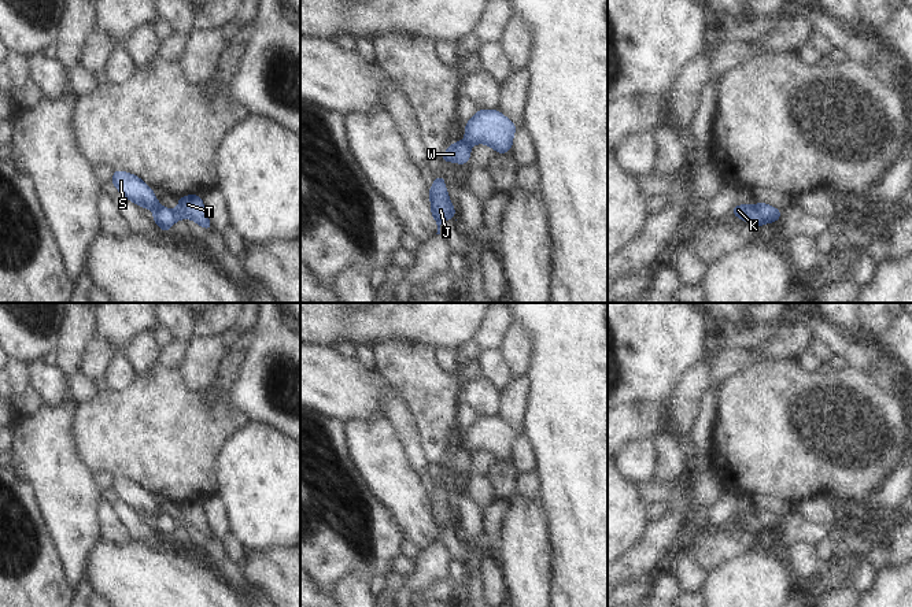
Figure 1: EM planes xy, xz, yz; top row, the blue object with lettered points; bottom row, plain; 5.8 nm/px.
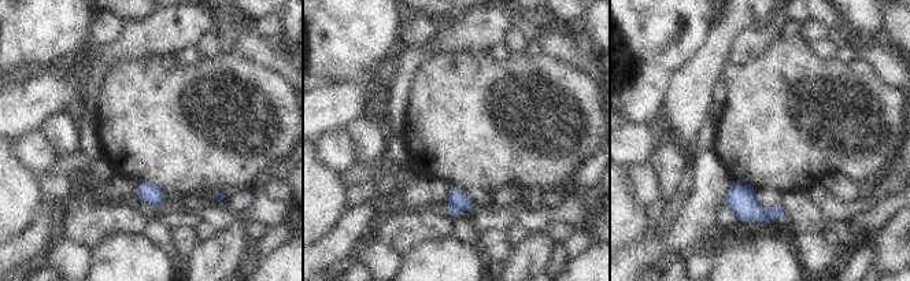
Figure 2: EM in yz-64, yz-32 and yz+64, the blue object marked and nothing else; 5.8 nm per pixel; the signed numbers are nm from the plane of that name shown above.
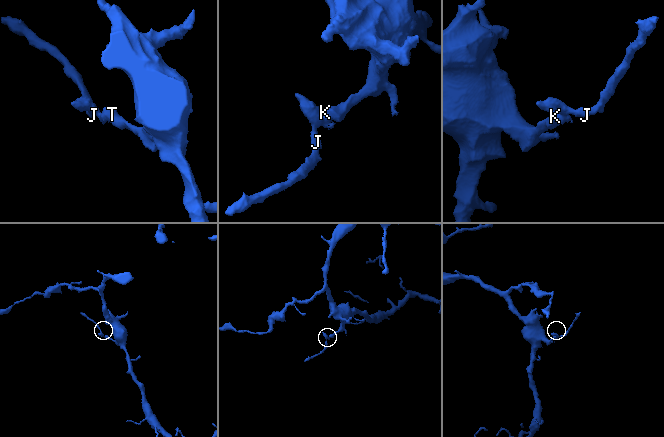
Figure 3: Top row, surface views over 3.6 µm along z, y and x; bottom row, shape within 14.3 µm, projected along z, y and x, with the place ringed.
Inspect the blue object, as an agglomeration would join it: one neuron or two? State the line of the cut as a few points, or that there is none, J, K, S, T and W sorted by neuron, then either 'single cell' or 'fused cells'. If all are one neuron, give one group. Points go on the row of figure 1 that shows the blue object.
cut yz (754, 204), (765, 221); groups J S W / K T; fused cells

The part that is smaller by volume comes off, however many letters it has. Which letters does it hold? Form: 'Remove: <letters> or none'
Remove: J, S, W

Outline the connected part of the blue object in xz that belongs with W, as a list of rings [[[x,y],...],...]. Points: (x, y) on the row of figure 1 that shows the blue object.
[[[464,141],[450,144],[447,151],[439,158],[442,162],[454,162],[457,164],[466,164],[470,159],[470,148]]]

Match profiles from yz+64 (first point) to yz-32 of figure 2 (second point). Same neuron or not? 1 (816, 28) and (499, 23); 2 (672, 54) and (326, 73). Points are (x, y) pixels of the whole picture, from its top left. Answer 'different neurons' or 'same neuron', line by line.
1: different neurons
2: same neuron

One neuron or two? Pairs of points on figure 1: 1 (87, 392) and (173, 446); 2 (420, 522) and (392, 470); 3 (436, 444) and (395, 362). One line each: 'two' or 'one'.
1: two
2: one
3: one

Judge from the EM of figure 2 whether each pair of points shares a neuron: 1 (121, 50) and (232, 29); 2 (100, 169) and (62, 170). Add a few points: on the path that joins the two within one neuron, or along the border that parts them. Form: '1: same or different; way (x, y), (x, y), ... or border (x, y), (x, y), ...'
1: same; way (148, 36), (180, 26), (204, 26)
2: same; way (91, 166), (87, 163), (71, 163)

